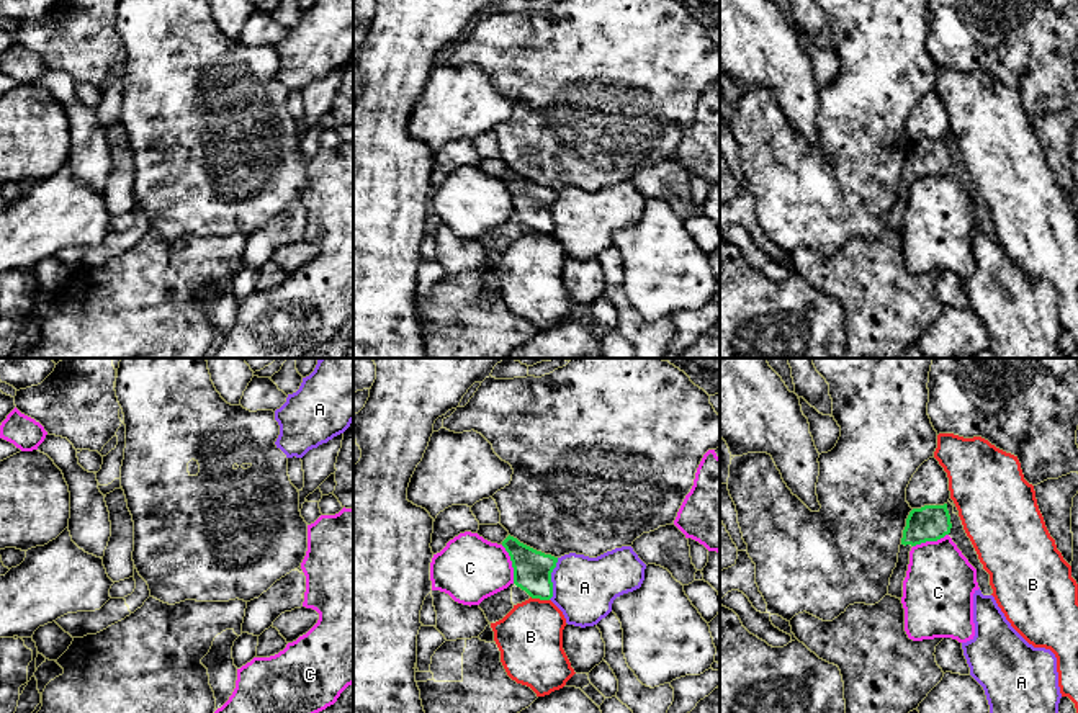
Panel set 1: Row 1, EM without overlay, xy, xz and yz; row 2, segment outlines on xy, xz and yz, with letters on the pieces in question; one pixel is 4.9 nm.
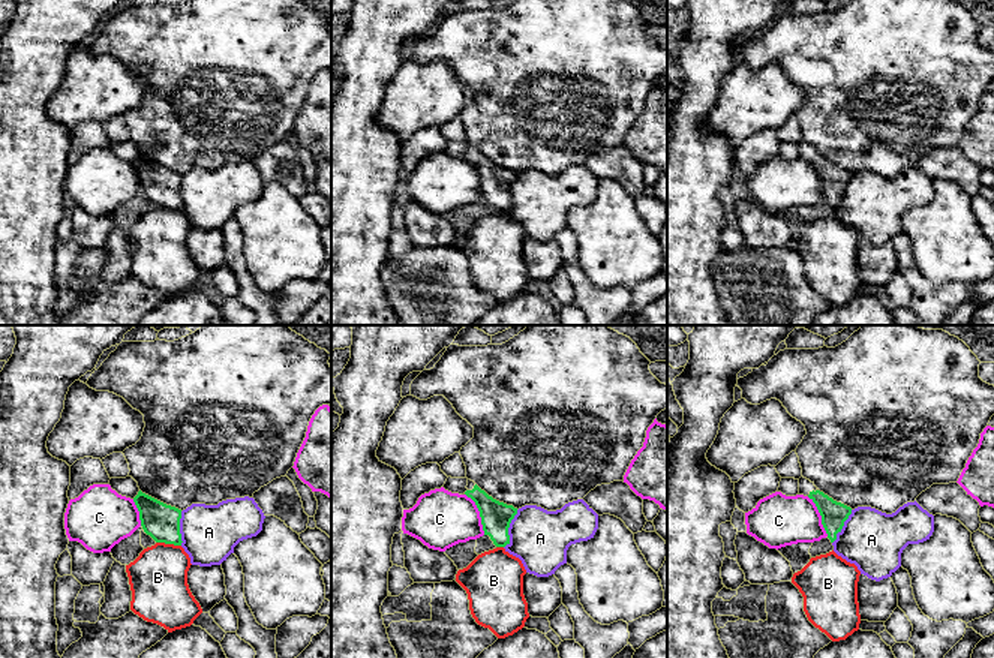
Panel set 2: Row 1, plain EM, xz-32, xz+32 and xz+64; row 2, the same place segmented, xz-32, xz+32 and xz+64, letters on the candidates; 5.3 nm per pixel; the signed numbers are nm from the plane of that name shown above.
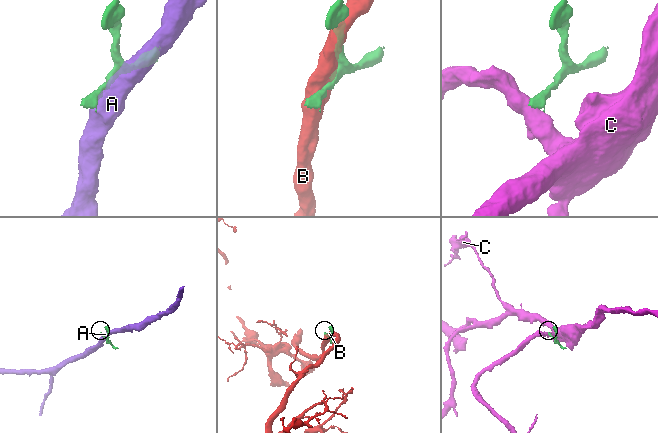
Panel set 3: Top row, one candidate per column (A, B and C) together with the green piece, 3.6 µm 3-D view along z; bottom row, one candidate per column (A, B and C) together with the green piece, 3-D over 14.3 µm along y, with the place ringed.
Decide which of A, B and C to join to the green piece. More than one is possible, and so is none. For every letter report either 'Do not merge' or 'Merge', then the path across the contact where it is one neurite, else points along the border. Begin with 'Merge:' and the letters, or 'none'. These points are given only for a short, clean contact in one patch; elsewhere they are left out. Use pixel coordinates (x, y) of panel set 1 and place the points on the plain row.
Merge: none
A: Do not merge. Boundary: xz (558, 192), (552, 206), (552, 229), (548, 233)
B: Do not merge
C: Do not merge. Boundary: xz (501, 179), (509, 190), (514, 216)

